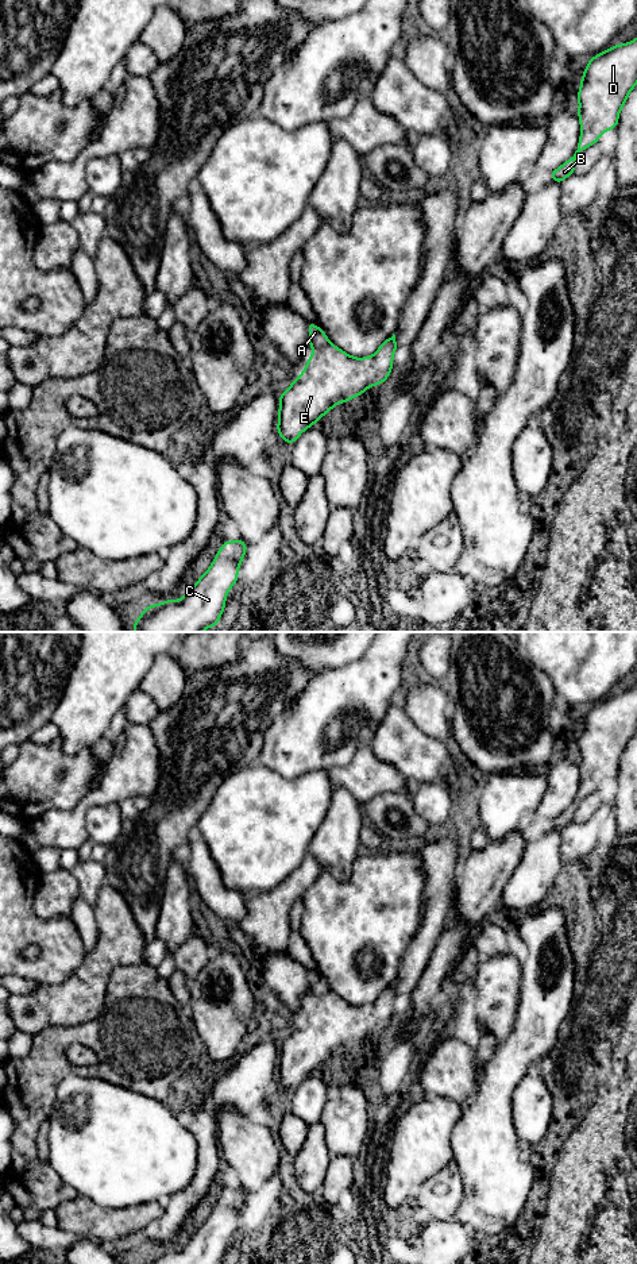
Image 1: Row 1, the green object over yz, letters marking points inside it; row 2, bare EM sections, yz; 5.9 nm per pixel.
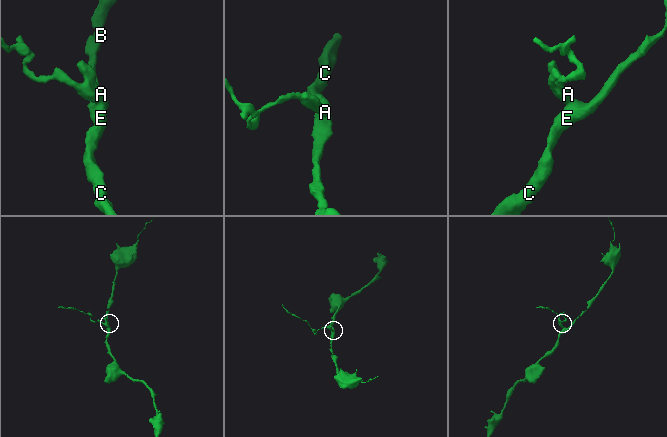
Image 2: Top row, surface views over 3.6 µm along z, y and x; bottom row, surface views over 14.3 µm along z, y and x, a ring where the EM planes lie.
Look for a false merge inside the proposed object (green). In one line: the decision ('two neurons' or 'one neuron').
one neuron

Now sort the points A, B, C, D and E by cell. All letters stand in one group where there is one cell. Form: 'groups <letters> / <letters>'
groups A B C D E

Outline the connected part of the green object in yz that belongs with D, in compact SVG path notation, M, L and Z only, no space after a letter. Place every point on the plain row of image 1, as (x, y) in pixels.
M637 686L591 705L578 740L580 789L575 802L551 821L553 829L561 832L575 821L578 804L603 781L617 776L619 760L636 733Z

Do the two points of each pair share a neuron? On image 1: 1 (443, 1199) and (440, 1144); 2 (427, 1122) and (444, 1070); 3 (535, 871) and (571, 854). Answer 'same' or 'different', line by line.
1: same
2: same
3: different

